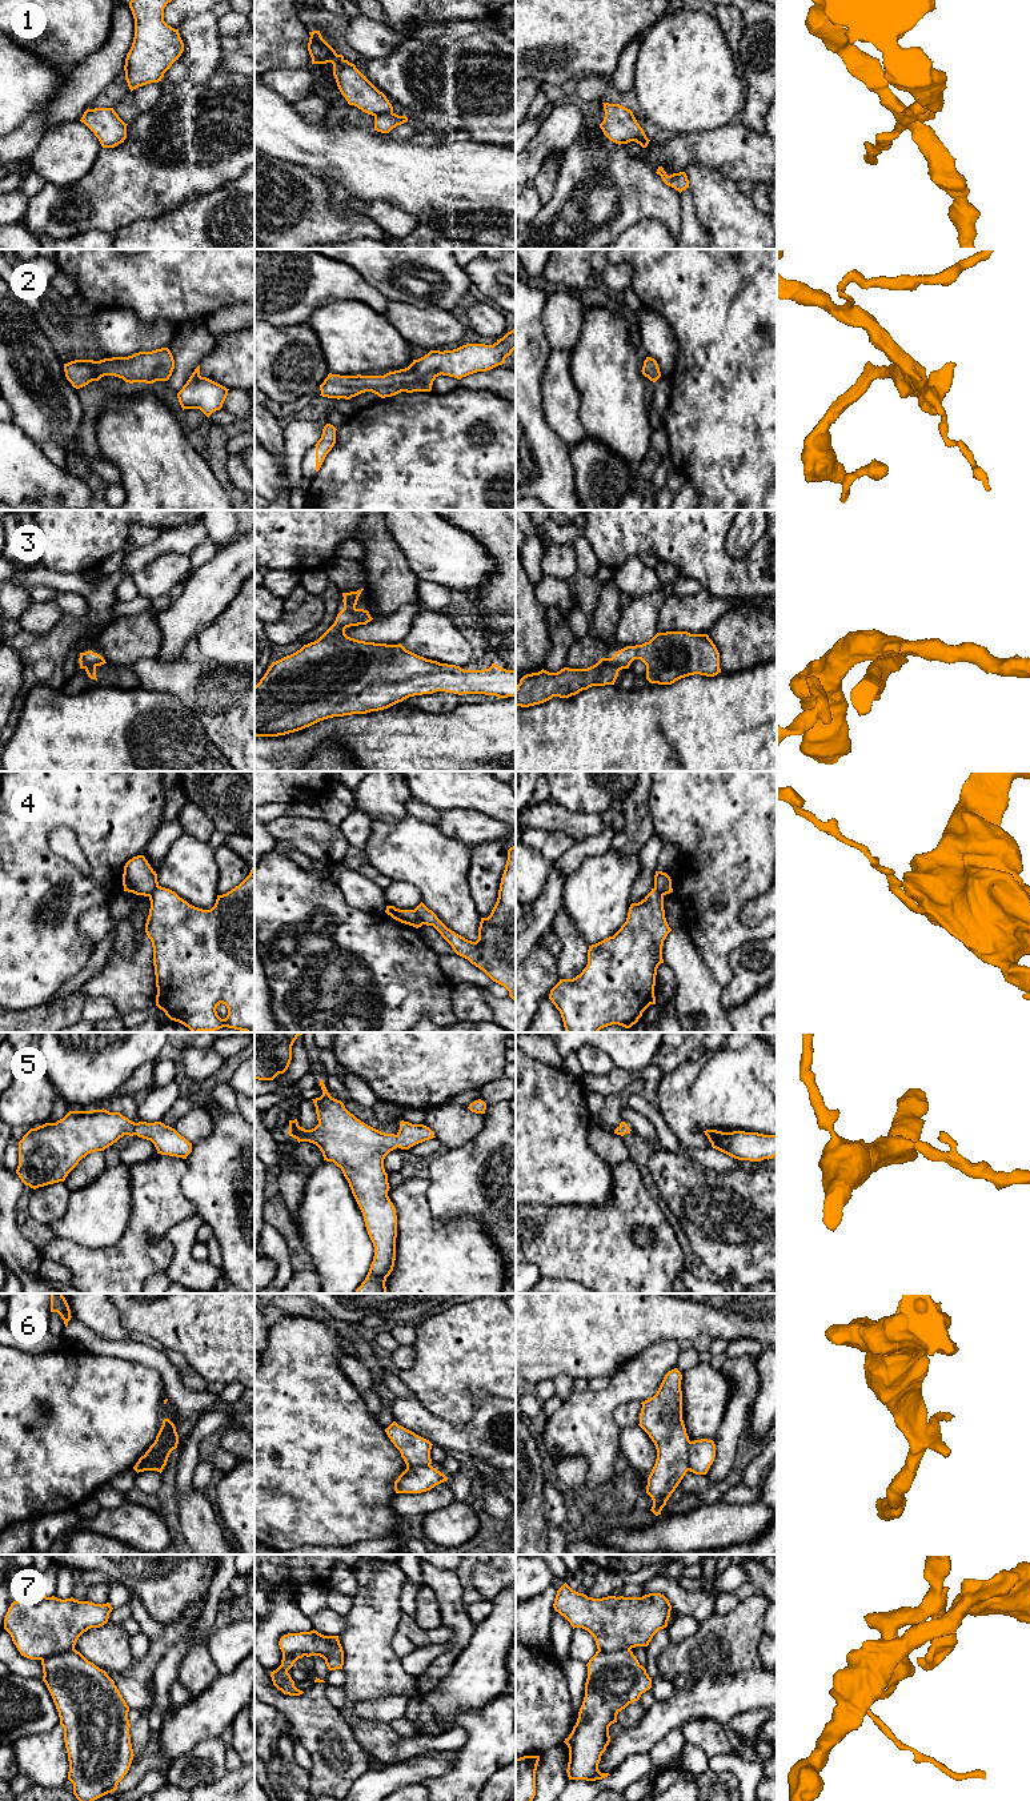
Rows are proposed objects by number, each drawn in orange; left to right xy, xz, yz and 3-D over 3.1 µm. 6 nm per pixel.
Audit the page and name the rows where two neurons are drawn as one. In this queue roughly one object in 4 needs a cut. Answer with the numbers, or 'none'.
3, 4, 6, 7

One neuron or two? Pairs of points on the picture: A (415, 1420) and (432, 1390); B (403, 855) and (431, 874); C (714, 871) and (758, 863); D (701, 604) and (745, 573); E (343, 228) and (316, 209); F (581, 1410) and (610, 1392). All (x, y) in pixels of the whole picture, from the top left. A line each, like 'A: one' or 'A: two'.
A: two
B: one
C: one
D: two
E: one
F: one

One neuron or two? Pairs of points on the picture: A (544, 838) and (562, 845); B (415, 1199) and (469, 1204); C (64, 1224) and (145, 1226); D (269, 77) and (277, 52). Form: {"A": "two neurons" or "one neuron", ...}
{"A": "one neuron", "B": "two neurons", "C": "two neurons", "D": "two neurons"}

